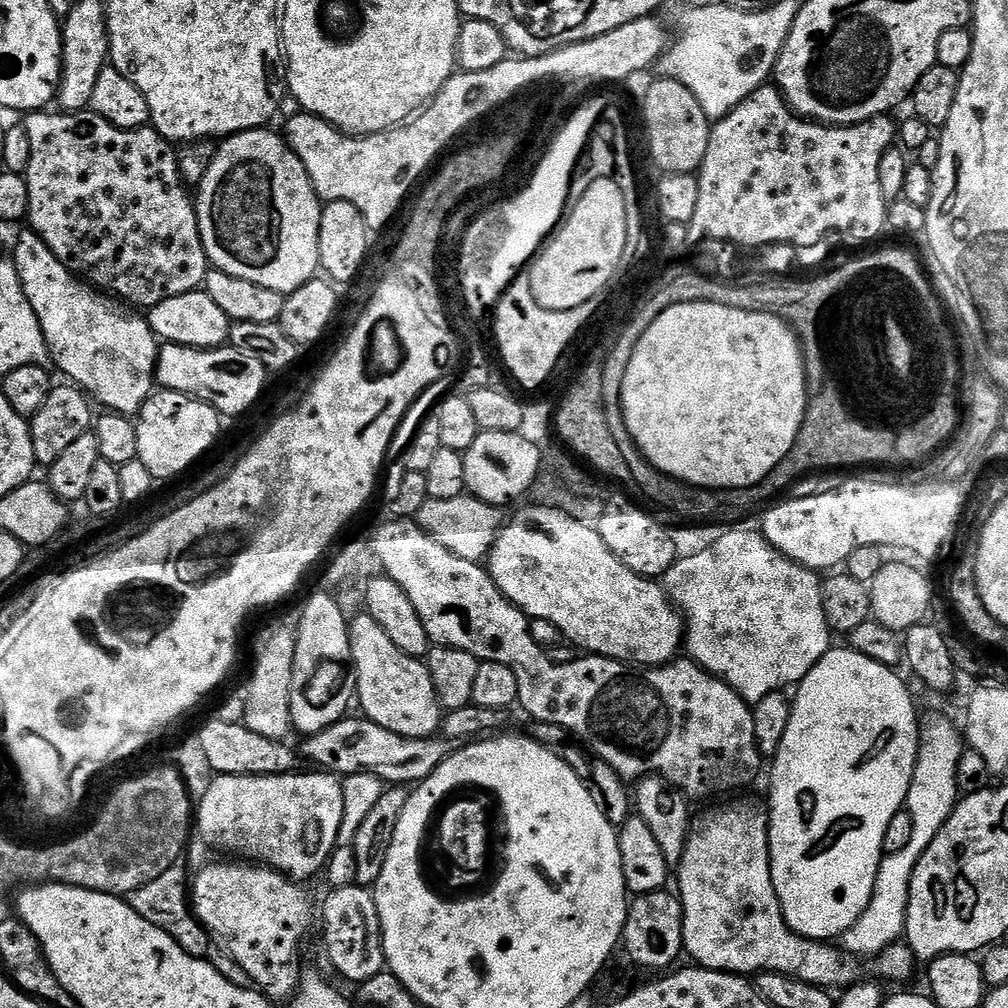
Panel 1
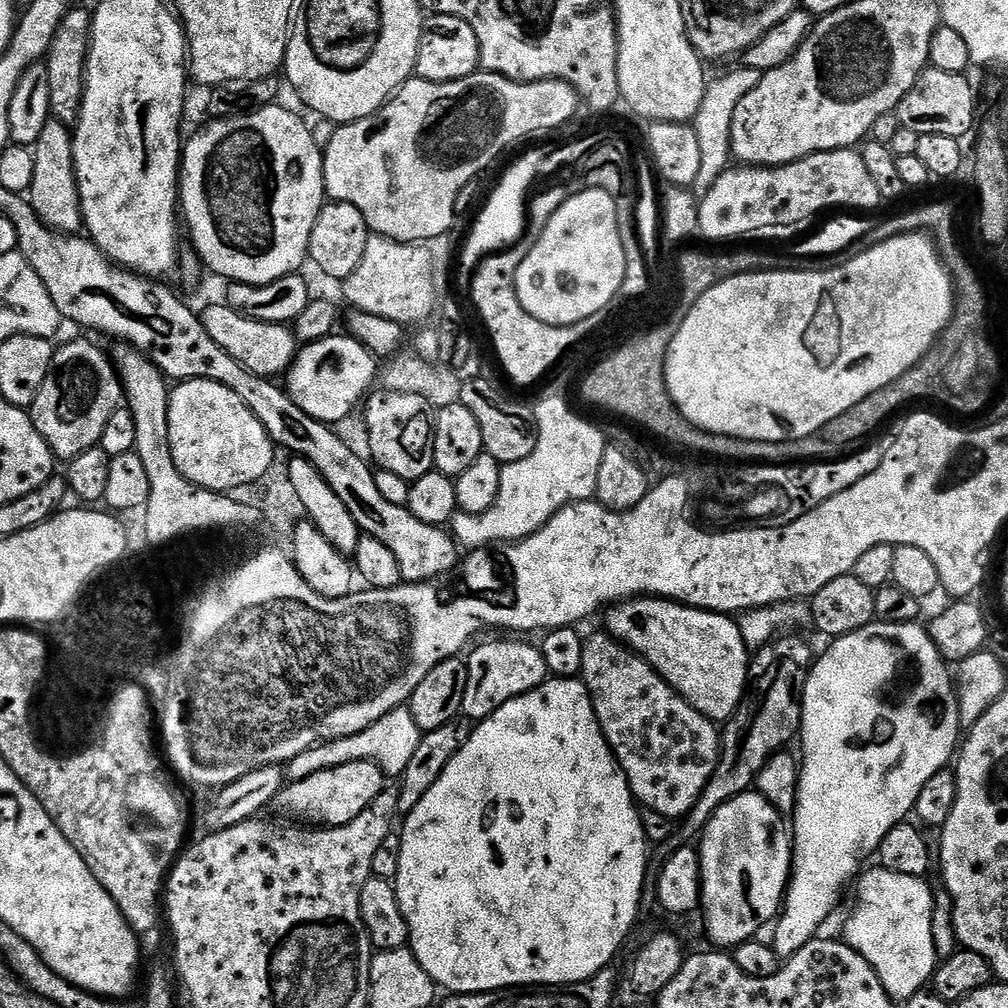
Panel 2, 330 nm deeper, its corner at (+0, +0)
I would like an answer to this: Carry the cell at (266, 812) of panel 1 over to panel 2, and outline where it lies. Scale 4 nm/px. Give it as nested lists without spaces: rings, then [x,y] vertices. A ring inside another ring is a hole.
[[[350,762],[333,768],[323,768],[321,772],[310,774],[301,780],[285,783],[274,801],[284,816],[293,816],[293,821],[303,822],[308,826],[337,828],[362,814],[378,798],[378,794],[386,787],[384,771],[374,762]]]

